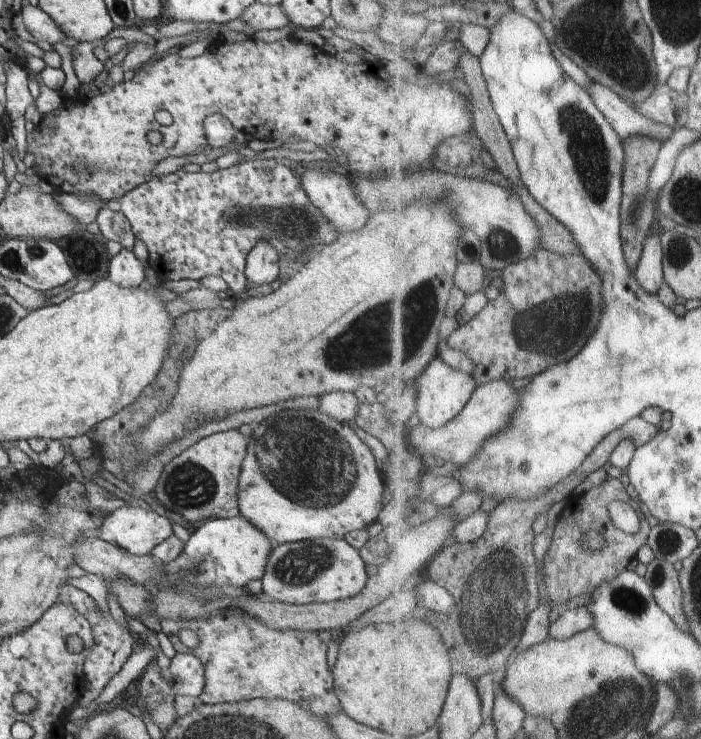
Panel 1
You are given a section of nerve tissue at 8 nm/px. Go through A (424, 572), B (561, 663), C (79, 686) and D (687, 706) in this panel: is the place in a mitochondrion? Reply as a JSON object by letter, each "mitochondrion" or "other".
{"A":"other","B":"other","C":"other","D":"mitochondrion"}

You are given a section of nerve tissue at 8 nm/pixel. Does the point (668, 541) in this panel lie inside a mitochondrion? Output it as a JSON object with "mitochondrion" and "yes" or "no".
{"mitochondrion":"yes"}

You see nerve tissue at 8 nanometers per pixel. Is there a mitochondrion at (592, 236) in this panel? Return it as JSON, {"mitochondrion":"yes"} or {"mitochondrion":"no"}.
{"mitochondrion":"no"}

